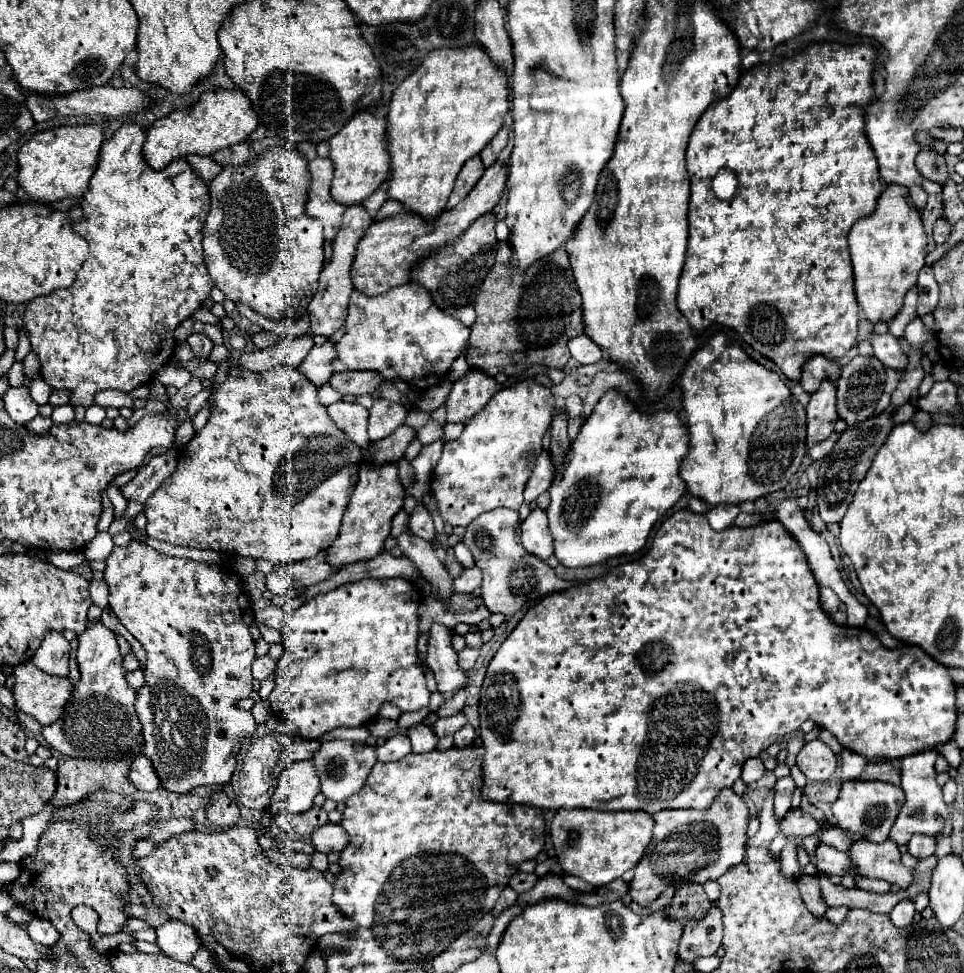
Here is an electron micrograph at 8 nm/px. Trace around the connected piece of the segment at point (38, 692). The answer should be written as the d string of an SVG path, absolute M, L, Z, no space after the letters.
M33 662L15 666L13 674L15 708L35 718L41 726L53 724L69 700L69 692L73 690L71 680L49 676L41 672Z

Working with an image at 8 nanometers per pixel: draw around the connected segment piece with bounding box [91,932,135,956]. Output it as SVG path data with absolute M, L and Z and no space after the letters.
M93 932L93 934L91 934L93 950L95 950L99 956L105 956L109 950L117 948L119 942L131 942L131 944L135 944L133 936L127 934L127 932L117 932L117 934L107 934L107 936L103 936L103 934L99 934L99 932Z

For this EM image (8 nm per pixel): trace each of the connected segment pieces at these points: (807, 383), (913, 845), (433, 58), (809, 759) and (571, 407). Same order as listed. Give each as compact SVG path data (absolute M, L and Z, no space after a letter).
M813 356L805 362L799 384L803 386L805 392L813 394L813 392L817 392L817 388L823 380L835 382L839 378L839 374L841 374L841 366L835 360L829 360L825 356Z
M913 836L913 840L909 842L909 852L917 858L929 858L935 854L935 836Z
M441 48L427 54L423 64L401 82L393 92L387 114L387 152L391 156L389 168L389 198L401 202L407 210L419 214L423 220L433 222L445 210L455 178L463 164L477 156L501 130L509 114L507 78L491 62L485 50L467 48L453 50Z
M813 740L797 754L797 766L807 780L827 780L837 770L837 756L825 742Z
M569 396L567 398L567 404L565 404L565 412L569 418L575 418L575 416L581 416L583 412L583 402L579 396Z

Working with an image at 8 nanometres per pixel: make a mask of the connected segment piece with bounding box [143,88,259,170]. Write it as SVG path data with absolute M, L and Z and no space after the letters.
M239 88L205 92L197 104L183 110L175 110L165 118L159 118L147 130L143 158L153 170L161 170L169 162L189 154L213 156L221 148L247 140L247 136L257 128L257 124L257 114L253 112L249 98Z

